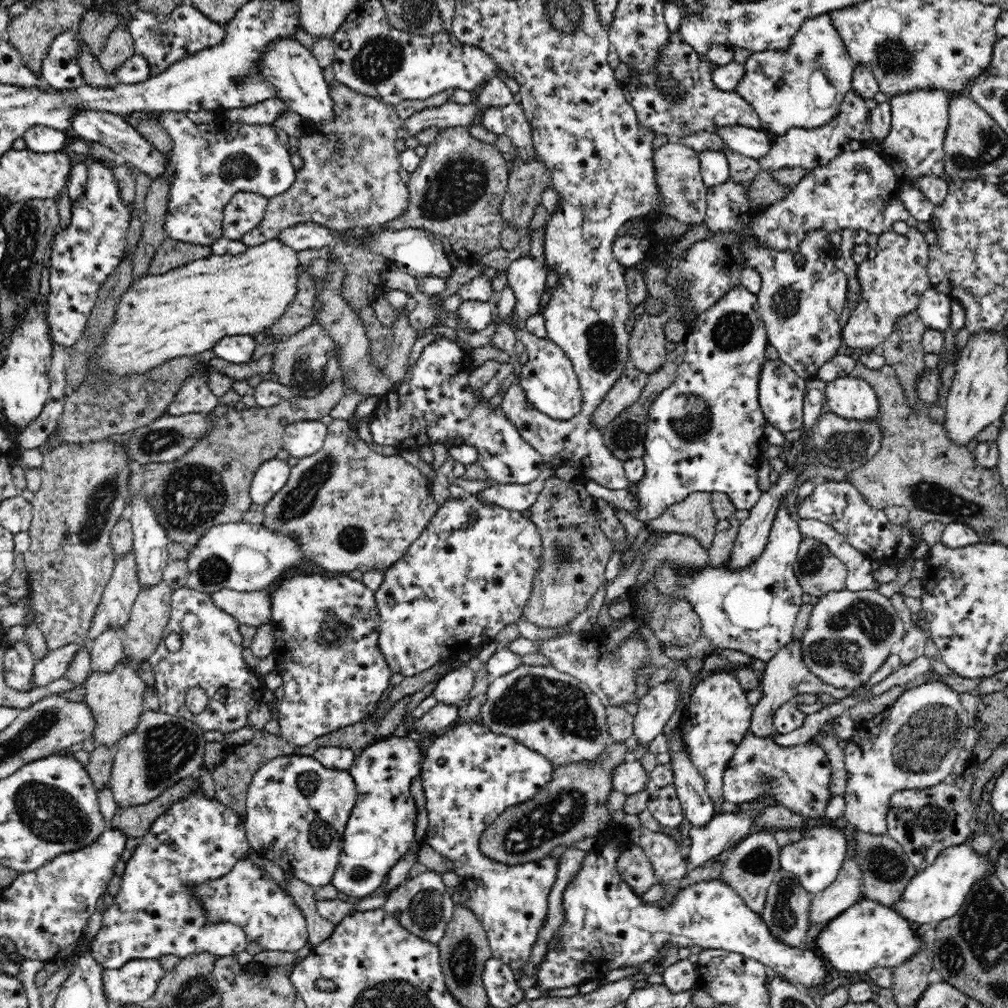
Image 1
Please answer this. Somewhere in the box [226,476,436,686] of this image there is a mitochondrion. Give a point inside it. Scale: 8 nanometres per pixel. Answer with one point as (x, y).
(334, 627)

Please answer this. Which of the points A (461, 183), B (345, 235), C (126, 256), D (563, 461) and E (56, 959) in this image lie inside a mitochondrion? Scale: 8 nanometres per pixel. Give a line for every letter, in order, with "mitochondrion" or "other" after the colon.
A: mitochondrion
B: other
C: other
D: other
E: other

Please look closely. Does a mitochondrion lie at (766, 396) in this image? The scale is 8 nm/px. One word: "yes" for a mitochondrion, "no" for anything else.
no

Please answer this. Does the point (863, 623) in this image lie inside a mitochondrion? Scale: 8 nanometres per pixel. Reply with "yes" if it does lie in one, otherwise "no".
yes

